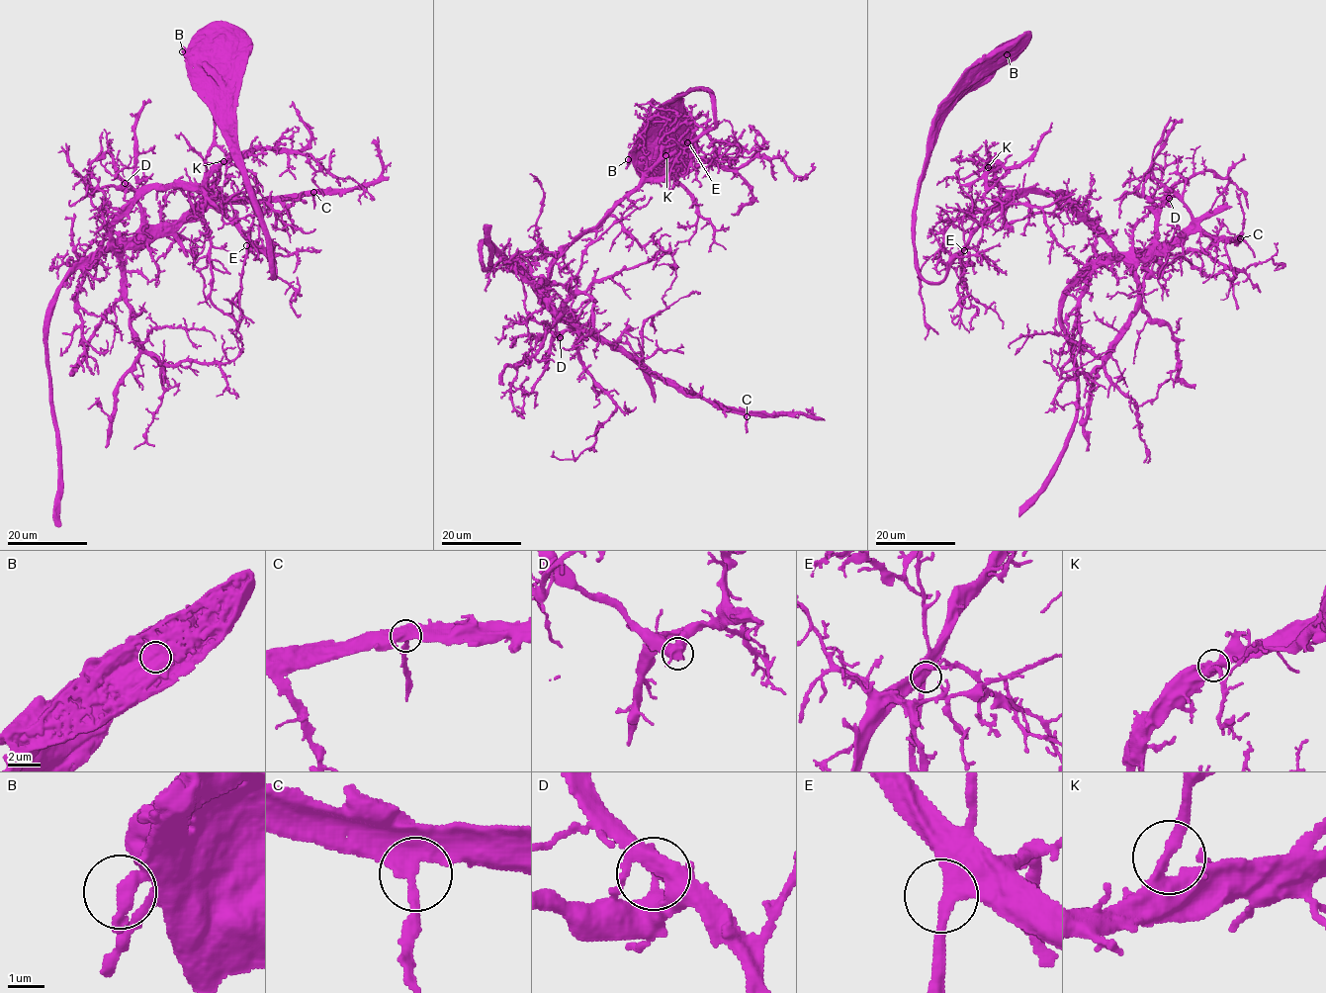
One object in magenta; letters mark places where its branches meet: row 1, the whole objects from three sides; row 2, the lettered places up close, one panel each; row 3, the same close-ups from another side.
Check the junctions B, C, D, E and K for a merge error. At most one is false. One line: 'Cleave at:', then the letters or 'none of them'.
Cleave at: D

